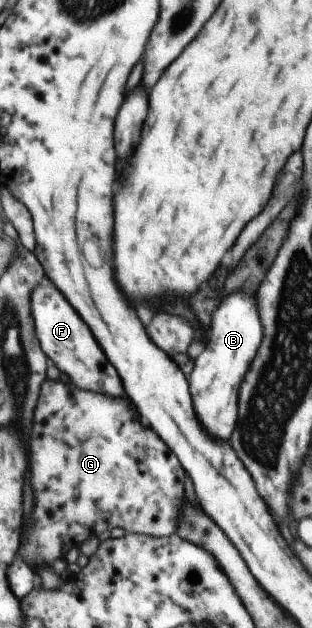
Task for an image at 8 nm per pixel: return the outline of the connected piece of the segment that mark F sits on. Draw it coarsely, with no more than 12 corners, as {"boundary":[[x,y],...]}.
{"boundary":[[51,285],[33,291],[37,339],[79,389],[127,393],[89,327]]}

